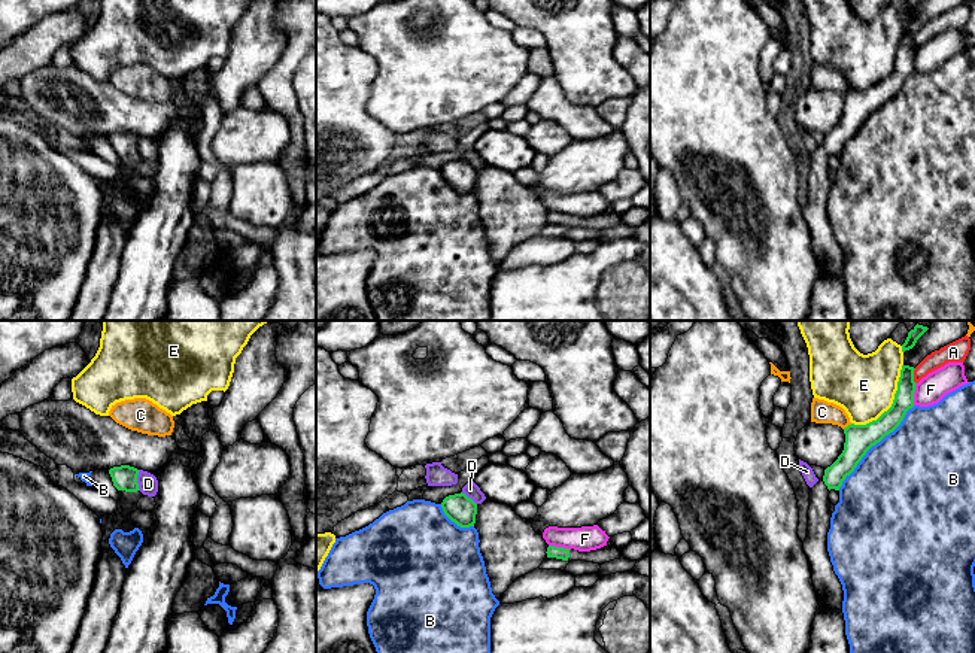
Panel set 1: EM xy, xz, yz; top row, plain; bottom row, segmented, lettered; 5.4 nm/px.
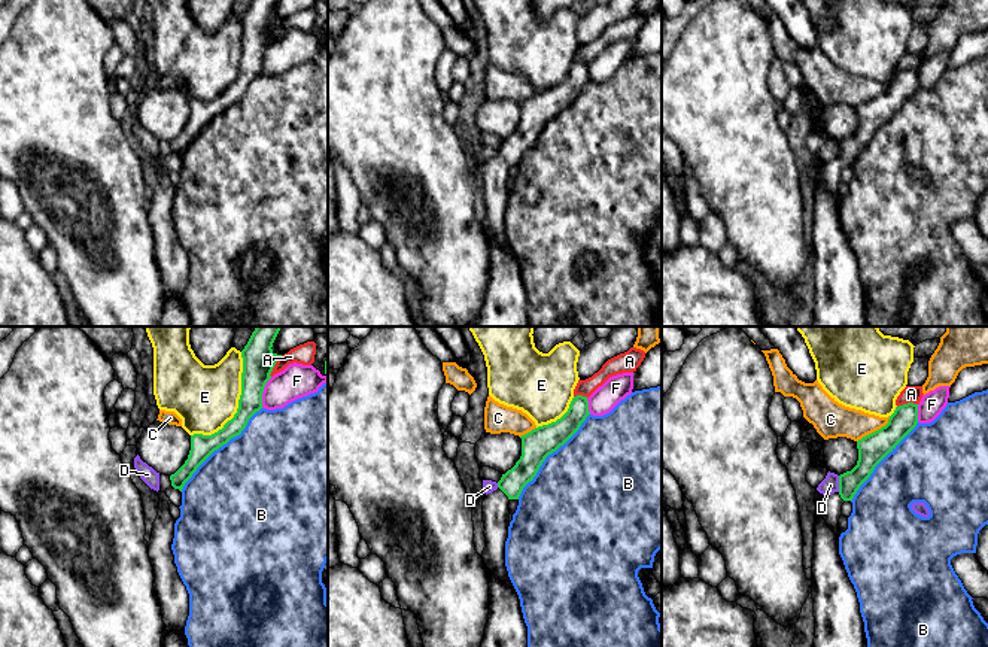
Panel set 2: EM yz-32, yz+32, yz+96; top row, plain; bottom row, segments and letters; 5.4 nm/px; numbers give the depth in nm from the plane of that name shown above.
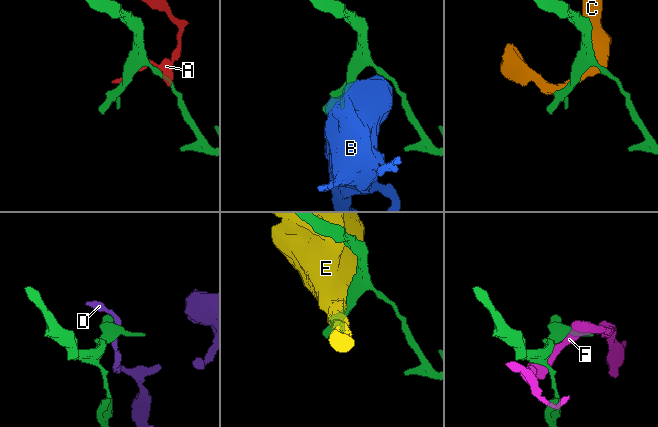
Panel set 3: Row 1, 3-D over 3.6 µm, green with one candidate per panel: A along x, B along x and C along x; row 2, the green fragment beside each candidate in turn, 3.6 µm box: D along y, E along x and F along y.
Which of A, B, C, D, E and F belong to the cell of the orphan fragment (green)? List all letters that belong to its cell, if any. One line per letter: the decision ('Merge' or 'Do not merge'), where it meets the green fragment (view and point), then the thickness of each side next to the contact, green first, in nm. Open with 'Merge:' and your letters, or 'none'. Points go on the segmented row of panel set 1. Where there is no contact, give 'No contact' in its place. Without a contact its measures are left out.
Merge: none
A: Do not merge. Touches green at yz (913, 376). Thickness 110 nm (green) against 100 nm
B: Do not merge. Touches green at yz (874, 445). Thickness 160 nm (green) against 500 nm
C: Do not merge. Touches green at yz (849, 425). Thickness 160 nm (green) against 130 nm
D: Do not merge. Touches green at xy (136, 480). Thickness 140 nm (green) against 110 nm
E: Do not merge. Touches green at yz (892, 404). Thickness 150 nm (green) against 340 nm
F: Do not merge. Touches green at yz (913, 394). Thickness 110 nm (green) against 160 nm

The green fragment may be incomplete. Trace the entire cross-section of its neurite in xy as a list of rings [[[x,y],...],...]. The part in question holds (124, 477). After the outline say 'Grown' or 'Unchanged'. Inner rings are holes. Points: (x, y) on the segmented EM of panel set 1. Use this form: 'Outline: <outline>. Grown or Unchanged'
Outline: [[[130,465],[113,467],[109,470],[109,474],[119,493],[118,511],[100,516],[103,531],[101,555],[88,598],[88,607],[69,653],[103,653],[121,604],[121,590],[127,568],[110,547],[109,538],[115,529],[130,532],[136,528],[130,514],[139,510],[137,502],[143,493],[137,483],[137,468]]]. Grown

